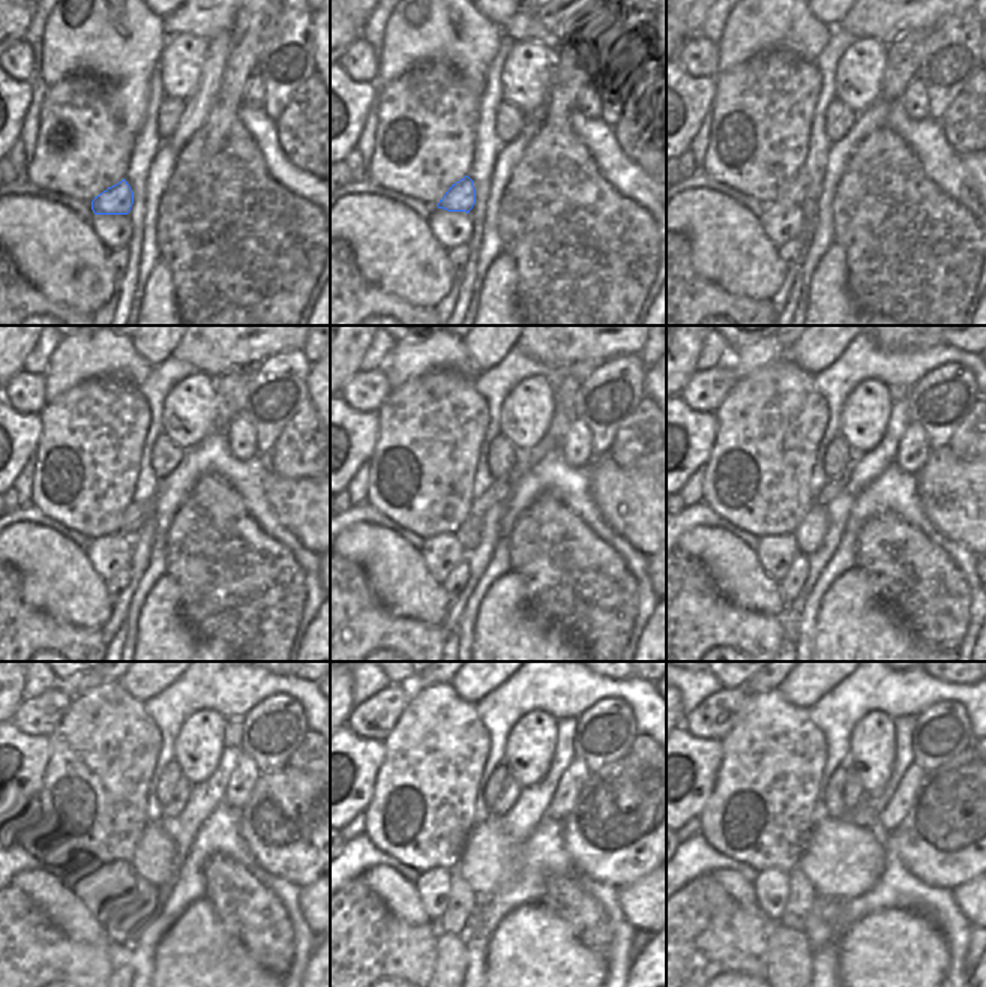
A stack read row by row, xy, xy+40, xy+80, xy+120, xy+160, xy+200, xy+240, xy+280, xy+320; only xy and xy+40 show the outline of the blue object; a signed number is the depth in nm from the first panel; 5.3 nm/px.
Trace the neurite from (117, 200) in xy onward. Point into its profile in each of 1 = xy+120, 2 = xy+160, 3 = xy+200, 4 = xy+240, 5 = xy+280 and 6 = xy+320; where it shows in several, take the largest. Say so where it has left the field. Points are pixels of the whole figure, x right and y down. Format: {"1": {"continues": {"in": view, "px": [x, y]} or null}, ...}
{"1": {"continues": {"in": "xy+120", "px": [137, 513]}}, "2": {"continues": {"in": "xy+160", "px": [500, 488]}}, "3": {"continues": {"in": "xy+200", "px": [835, 486]}}, "4": {"continues": {"in": "xy+240", "px": [182, 789]}}, "5": {"continues": {"in": "xy+280", "px": [512, 788]}}, "6": {"continues": {"in": "xy+320", "px": [854, 791]}}}

